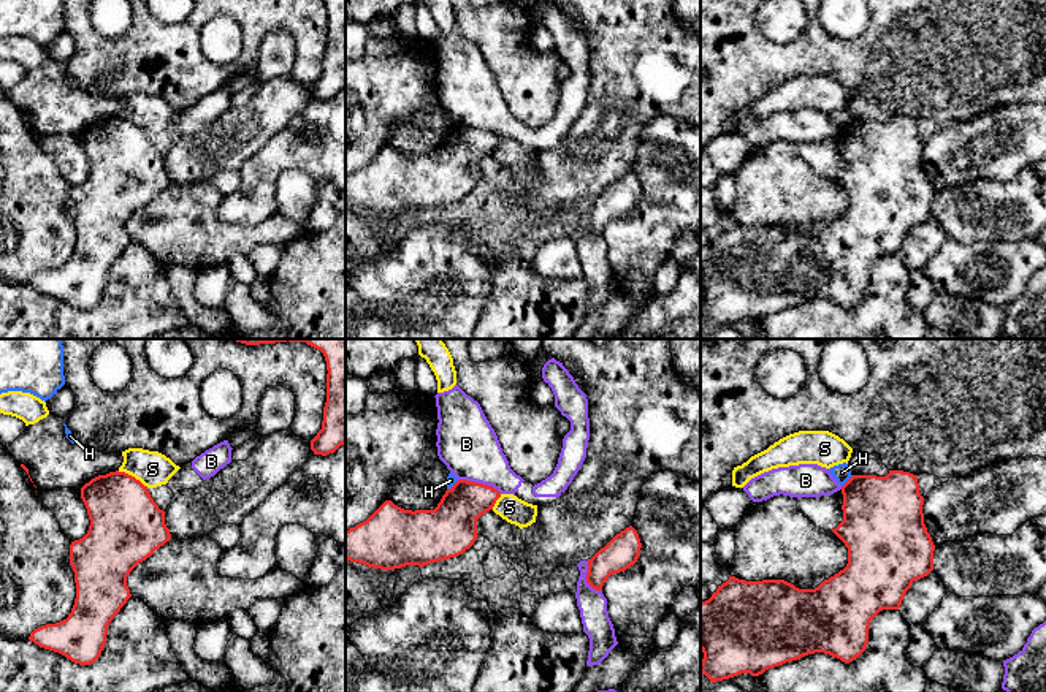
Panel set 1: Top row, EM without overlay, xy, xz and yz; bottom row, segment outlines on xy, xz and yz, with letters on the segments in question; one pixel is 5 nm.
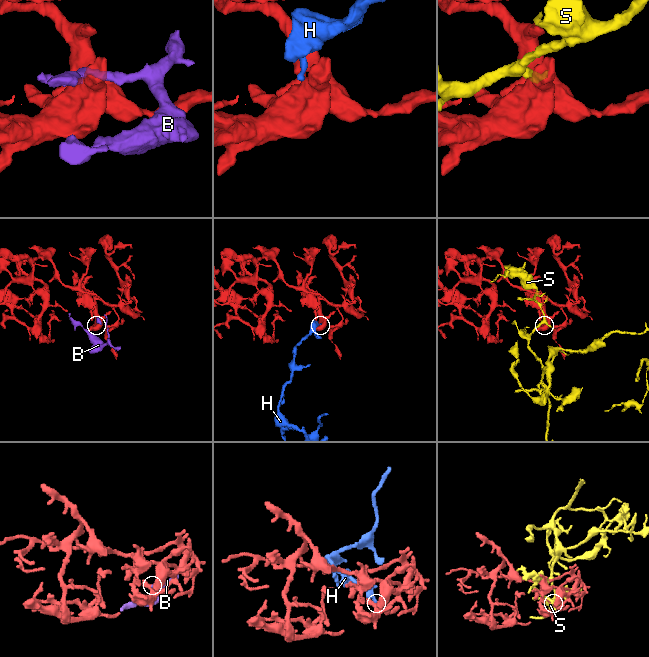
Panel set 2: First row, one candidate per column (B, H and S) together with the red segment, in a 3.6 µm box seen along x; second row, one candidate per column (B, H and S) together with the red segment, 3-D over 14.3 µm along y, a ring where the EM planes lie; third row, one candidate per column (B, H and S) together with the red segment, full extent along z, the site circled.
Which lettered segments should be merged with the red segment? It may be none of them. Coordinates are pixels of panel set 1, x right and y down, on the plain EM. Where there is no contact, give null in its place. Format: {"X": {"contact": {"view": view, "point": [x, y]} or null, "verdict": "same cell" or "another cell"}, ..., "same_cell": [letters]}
{"B": {"contact": {"view": "xz", "point": [481, 129]}, "verdict": "another cell"}, "H": {"contact": {"view": "yz", "point": [847, 127]}, "verdict": "another cell"}, "S": {"contact": {"view": "xy", "point": [133, 122]}, "verdict": "another cell"}, "same_cell": []}

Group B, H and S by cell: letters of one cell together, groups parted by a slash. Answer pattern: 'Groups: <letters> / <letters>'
Groups: B / H / S

